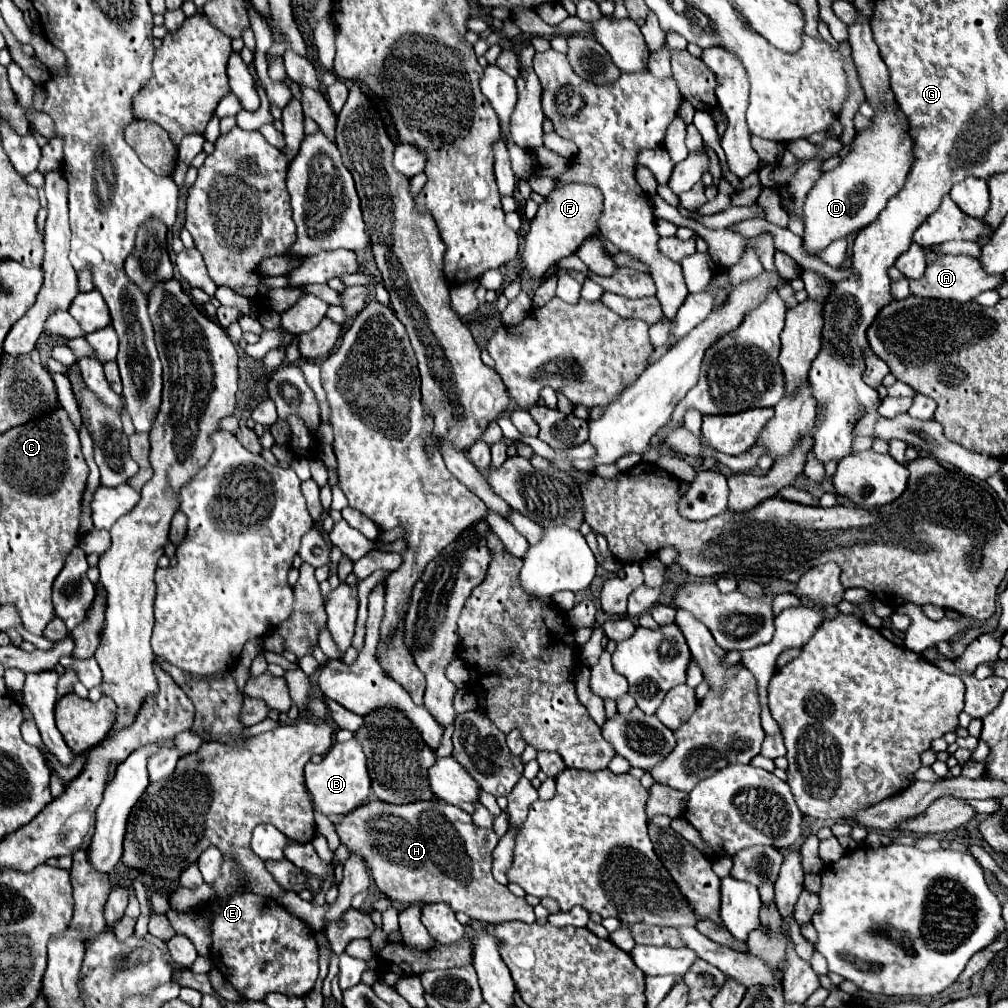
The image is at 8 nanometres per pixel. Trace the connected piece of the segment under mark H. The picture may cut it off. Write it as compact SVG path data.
M374 799L350 811L344 817L344 821L336 825L336 833L340 835L340 841L350 849L350 853L362 855L378 889L394 901L446 903L454 913L462 911L470 919L490 925L504 921L524 921L524 923L536 921L534 909L524 899L512 895L508 887L500 885L490 873L492 851L498 843L496 833L474 827L472 817L454 805L446 805L444 801L438 799L414 801L406 805L390 805Z

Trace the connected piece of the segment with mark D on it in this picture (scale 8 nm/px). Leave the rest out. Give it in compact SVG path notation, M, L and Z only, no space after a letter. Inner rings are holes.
M894 113L872 117L872 127L856 133L852 151L842 159L840 167L824 173L808 193L804 203L804 249L816 255L834 239L846 237L870 225L886 207L888 199L896 195L912 167L912 137L904 131L902 119Z

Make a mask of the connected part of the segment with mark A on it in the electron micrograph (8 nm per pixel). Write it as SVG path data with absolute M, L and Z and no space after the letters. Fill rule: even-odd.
M936 255L936 259L926 267L926 273L922 279L910 281L910 293L918 297L934 297L934 299L952 299L952 301L972 301L978 293L996 289L1000 283L1004 283L1004 277L1000 275L988 275L980 261L966 255Z

